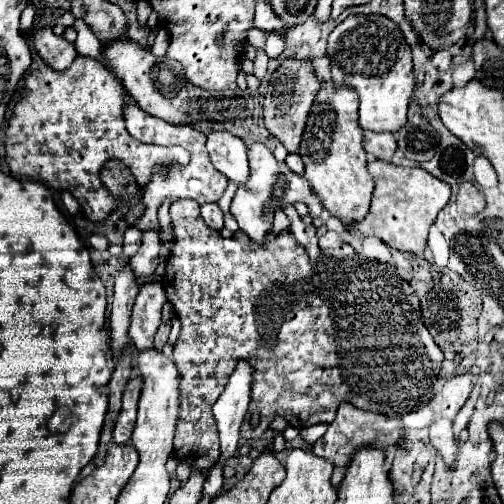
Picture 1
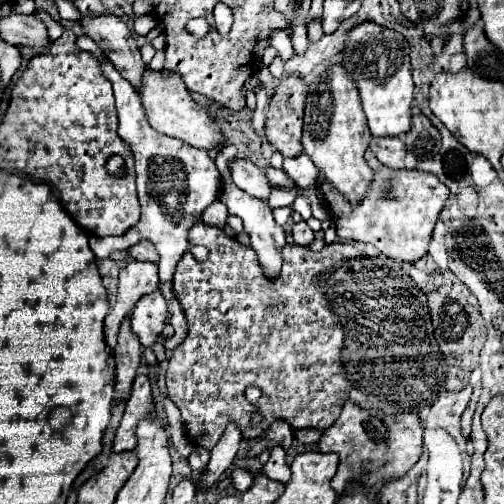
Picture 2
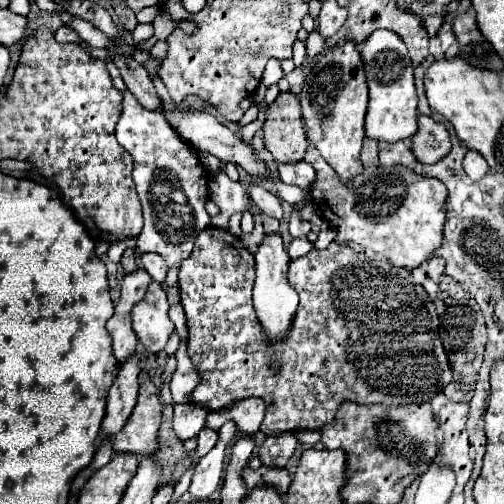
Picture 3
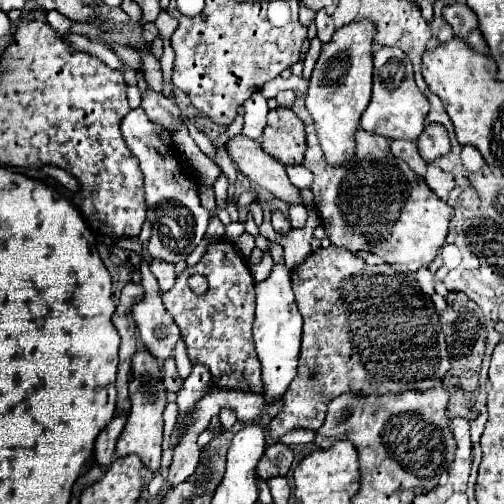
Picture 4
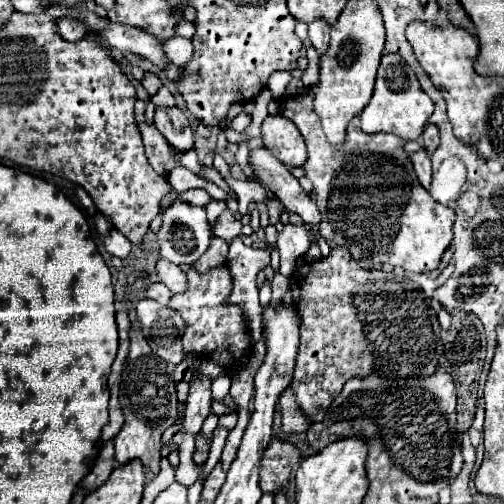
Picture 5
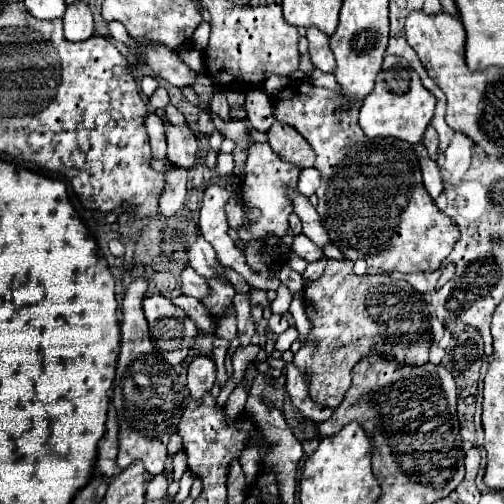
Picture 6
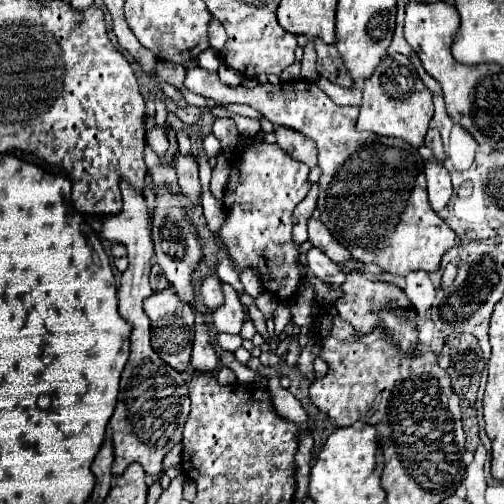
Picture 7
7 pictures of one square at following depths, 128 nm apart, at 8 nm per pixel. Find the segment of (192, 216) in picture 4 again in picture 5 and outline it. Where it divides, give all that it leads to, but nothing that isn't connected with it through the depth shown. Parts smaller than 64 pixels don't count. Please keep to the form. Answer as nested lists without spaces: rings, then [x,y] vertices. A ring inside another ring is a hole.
[[[174,200],[170,208],[164,210],[164,224],[158,230],[158,252],[162,258],[170,260],[172,264],[188,264],[192,266],[210,246],[210,226],[206,218],[206,210],[184,204],[180,200]]]

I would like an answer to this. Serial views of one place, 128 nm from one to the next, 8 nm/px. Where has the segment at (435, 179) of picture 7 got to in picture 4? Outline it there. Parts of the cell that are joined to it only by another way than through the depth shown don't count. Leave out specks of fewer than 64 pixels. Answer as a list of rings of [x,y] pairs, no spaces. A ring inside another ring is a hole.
[[[392,140],[392,154],[400,156],[418,176],[424,178],[424,168],[428,166],[428,162],[420,156],[416,142],[412,142],[412,140]]]

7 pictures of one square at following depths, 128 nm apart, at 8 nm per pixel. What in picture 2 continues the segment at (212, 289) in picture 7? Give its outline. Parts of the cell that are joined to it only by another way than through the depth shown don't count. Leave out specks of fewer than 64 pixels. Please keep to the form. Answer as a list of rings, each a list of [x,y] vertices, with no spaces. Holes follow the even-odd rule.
[[[142,240],[140,244],[132,246],[132,248],[128,250],[128,254],[130,254],[132,258],[136,258],[136,260],[158,264],[158,252],[156,252],[156,248],[154,248],[148,240]]]

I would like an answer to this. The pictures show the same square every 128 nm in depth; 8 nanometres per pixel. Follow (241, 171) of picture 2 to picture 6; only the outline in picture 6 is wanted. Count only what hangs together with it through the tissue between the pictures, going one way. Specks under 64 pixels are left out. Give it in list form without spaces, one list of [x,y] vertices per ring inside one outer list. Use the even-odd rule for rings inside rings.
[[[302,234],[294,236],[292,252],[294,252],[294,254],[298,254],[298,256],[302,256],[306,262],[318,262],[318,260],[322,260],[322,258],[324,258],[322,248],[318,248],[312,240],[308,240],[308,238],[306,238],[306,236],[302,236]]]

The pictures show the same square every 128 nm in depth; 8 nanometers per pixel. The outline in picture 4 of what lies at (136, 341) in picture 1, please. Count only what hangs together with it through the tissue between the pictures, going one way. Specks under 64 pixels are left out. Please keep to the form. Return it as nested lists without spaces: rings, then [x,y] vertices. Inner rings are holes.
[[[120,238],[120,240],[118,240],[118,246],[120,246],[120,248],[126,248],[126,250],[132,250],[132,252],[138,252],[138,256],[142,258],[142,262],[140,262],[140,272],[142,272],[142,286],[144,286],[144,290],[146,290],[146,296],[144,296],[144,300],[140,300],[140,302],[132,308],[132,316],[134,316],[136,326],[138,326],[138,330],[140,330],[140,338],[142,338],[142,342],[148,346],[148,350],[150,350],[158,360],[172,358],[174,346],[176,346],[176,342],[180,340],[180,330],[178,330],[178,326],[174,324],[170,312],[168,312],[168,310],[164,308],[164,304],[162,304],[156,278],[152,276],[152,272],[150,272],[150,268],[148,268],[150,264],[148,264],[146,258],[144,258],[144,248],[142,248],[142,244],[140,244],[138,238]]]

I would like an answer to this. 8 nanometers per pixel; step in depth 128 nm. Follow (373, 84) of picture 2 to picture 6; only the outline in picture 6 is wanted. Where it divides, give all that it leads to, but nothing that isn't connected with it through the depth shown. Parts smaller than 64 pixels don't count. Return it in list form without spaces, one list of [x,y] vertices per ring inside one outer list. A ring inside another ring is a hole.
[[[386,56],[376,76],[374,90],[368,94],[368,98],[362,100],[358,124],[370,138],[392,136],[408,144],[418,144],[434,116],[434,104],[436,98],[422,86],[412,66],[400,56]]]

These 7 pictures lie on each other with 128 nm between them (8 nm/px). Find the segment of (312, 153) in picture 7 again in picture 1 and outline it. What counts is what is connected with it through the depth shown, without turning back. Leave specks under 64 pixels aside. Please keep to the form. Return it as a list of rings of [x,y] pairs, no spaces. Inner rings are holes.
[[[288,58],[272,74],[272,88],[274,88],[274,92],[266,94],[266,100],[264,100],[264,124],[266,124],[268,132],[284,144],[284,148],[288,152],[296,152],[296,148],[300,146],[300,136],[304,132],[308,112],[318,94],[320,80],[314,76],[312,64],[308,60]]]

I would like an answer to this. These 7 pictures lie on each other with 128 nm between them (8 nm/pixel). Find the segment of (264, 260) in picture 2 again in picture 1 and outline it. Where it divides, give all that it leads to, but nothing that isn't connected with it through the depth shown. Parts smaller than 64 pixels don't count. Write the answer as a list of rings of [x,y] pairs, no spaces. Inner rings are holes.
[[[252,144],[248,148],[248,160],[250,160],[250,178],[246,184],[238,186],[232,198],[230,212],[236,218],[240,230],[244,230],[252,242],[260,246],[266,244],[266,234],[272,230],[274,212],[286,204],[304,202],[310,208],[312,218],[320,216],[320,220],[324,222],[330,218],[328,210],[320,204],[320,198],[316,198],[316,194],[312,192],[312,186],[308,184],[308,180],[304,180],[304,176],[294,174],[284,162],[278,162],[264,144]]]

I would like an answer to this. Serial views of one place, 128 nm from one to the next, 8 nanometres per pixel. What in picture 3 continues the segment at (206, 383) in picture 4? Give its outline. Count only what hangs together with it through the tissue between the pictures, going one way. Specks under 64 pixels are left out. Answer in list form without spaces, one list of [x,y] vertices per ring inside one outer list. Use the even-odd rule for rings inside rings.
[[[180,342],[176,360],[178,360],[178,368],[174,372],[170,390],[172,390],[172,398],[176,404],[186,404],[190,402],[190,394],[194,392],[194,388],[200,384],[198,368],[192,364],[190,356],[186,354],[186,342]]]

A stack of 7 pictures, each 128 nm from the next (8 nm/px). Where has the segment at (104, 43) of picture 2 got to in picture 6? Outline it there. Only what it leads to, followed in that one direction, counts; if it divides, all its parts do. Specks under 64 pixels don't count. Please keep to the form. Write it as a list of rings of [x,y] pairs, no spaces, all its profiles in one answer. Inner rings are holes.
[[[166,126],[168,138],[168,160],[176,168],[192,170],[198,152],[198,138],[192,134],[188,126]]]

